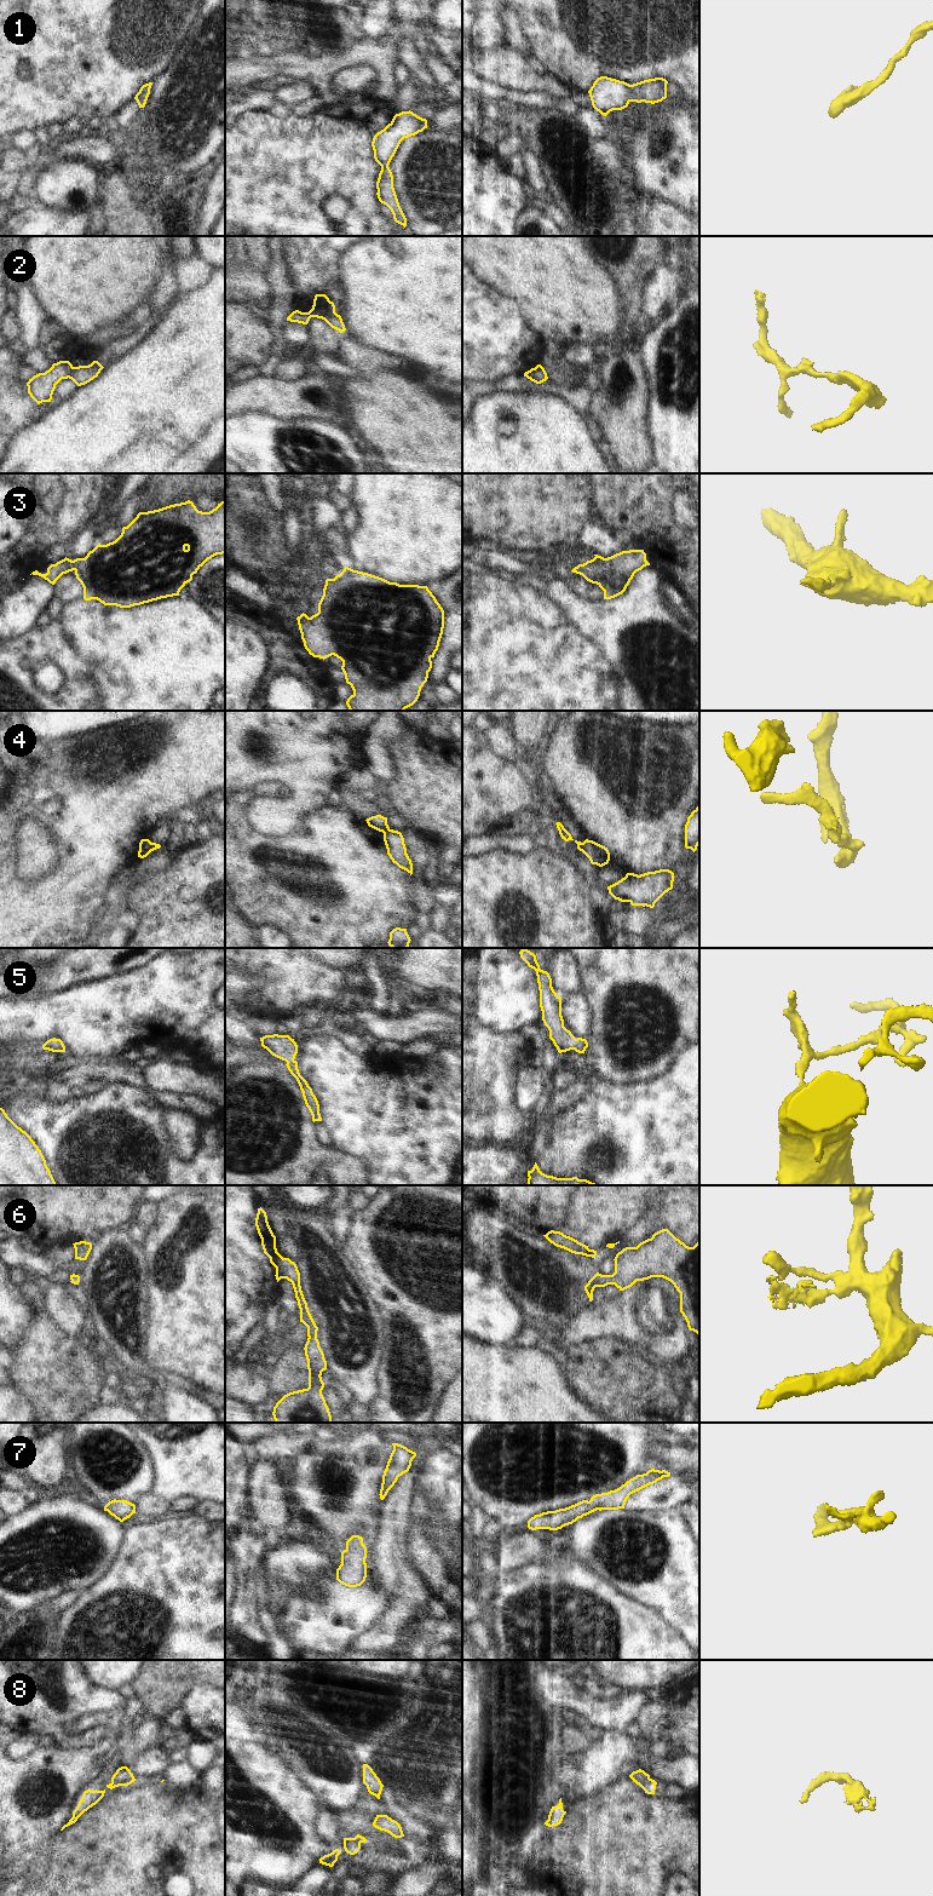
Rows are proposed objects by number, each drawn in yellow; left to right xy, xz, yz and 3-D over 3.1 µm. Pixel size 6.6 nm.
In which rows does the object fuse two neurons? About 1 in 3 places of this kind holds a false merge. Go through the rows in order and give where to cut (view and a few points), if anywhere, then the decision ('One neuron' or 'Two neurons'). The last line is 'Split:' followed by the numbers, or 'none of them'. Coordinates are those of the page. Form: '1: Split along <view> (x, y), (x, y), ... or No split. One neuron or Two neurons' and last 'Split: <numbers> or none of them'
1: No split. One neuron
2: Split along xy (74, 367), (68, 377). Two neurons
3: No split. One neuron
4: Split along xz (389, 828), (384, 833). Two neurons
5: No split. One neuron
6: No split. One neuron
7: No split. One neuron
8: No split. One neuron
Split: 2, 4.

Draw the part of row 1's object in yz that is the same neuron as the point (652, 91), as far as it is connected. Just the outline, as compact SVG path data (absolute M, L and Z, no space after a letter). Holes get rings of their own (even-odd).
M607 76L598 77L588 91L593 108L606 116L612 110L622 110L630 102L658 103L667 98L663 77L644 80L633 85Z

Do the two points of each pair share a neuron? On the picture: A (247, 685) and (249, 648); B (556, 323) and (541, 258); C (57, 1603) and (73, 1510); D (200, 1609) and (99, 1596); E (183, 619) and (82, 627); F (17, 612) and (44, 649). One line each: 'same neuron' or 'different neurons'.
A: same neuron
B: same neuron
C: different neurons
D: same neuron
E: same neuron
F: different neurons

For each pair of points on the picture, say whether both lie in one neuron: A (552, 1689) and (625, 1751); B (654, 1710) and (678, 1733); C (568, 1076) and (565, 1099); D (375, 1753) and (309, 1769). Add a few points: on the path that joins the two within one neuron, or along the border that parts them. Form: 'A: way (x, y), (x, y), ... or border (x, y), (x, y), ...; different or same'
A: border (625, 1729), (620, 1731), (604, 1731); different
B: way (662, 1710), (678, 1724); same
C: border (576, 1080), (568, 1087), (557, 1091); different
D: border (352, 1752), (362, 1764); different

